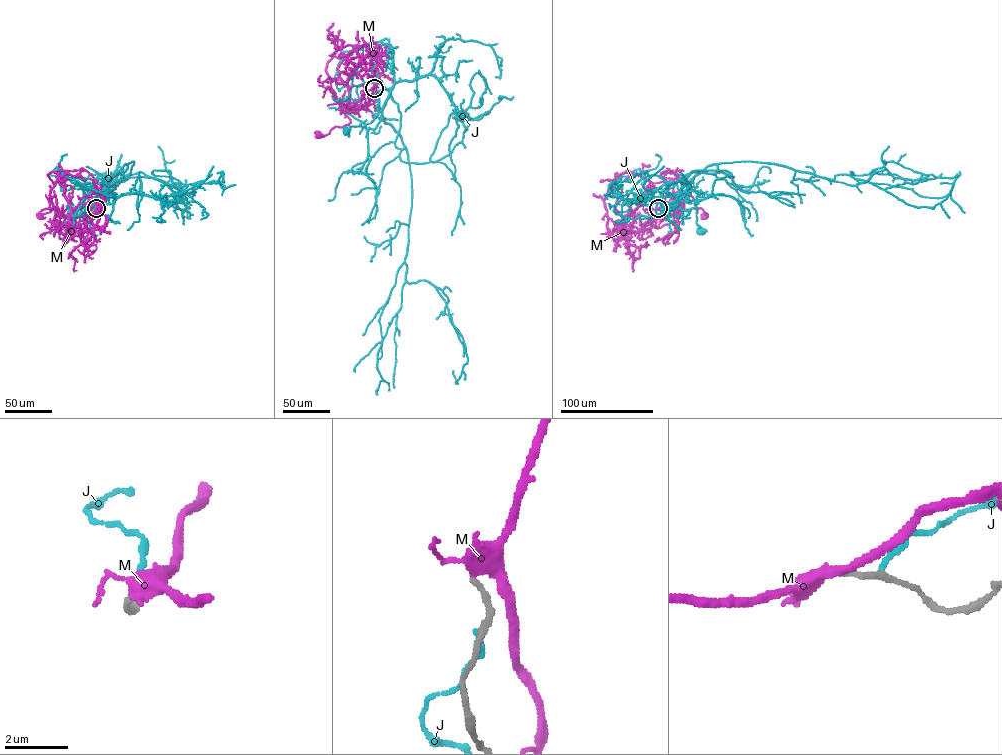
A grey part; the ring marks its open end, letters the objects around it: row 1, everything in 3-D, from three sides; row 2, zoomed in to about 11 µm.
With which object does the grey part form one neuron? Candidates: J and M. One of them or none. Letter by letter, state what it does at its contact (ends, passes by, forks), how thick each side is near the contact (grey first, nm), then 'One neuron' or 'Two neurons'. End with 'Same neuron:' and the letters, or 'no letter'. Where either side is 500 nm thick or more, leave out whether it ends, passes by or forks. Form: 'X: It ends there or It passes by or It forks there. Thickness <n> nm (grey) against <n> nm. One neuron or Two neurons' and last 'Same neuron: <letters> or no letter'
J: It ends there. Thickness 190 nm (grey) against 220 nm. Two neurons
M: It forks there. Thickness 160 nm (grey) against 360 nm. Two neurons
Same neuron: no letter

